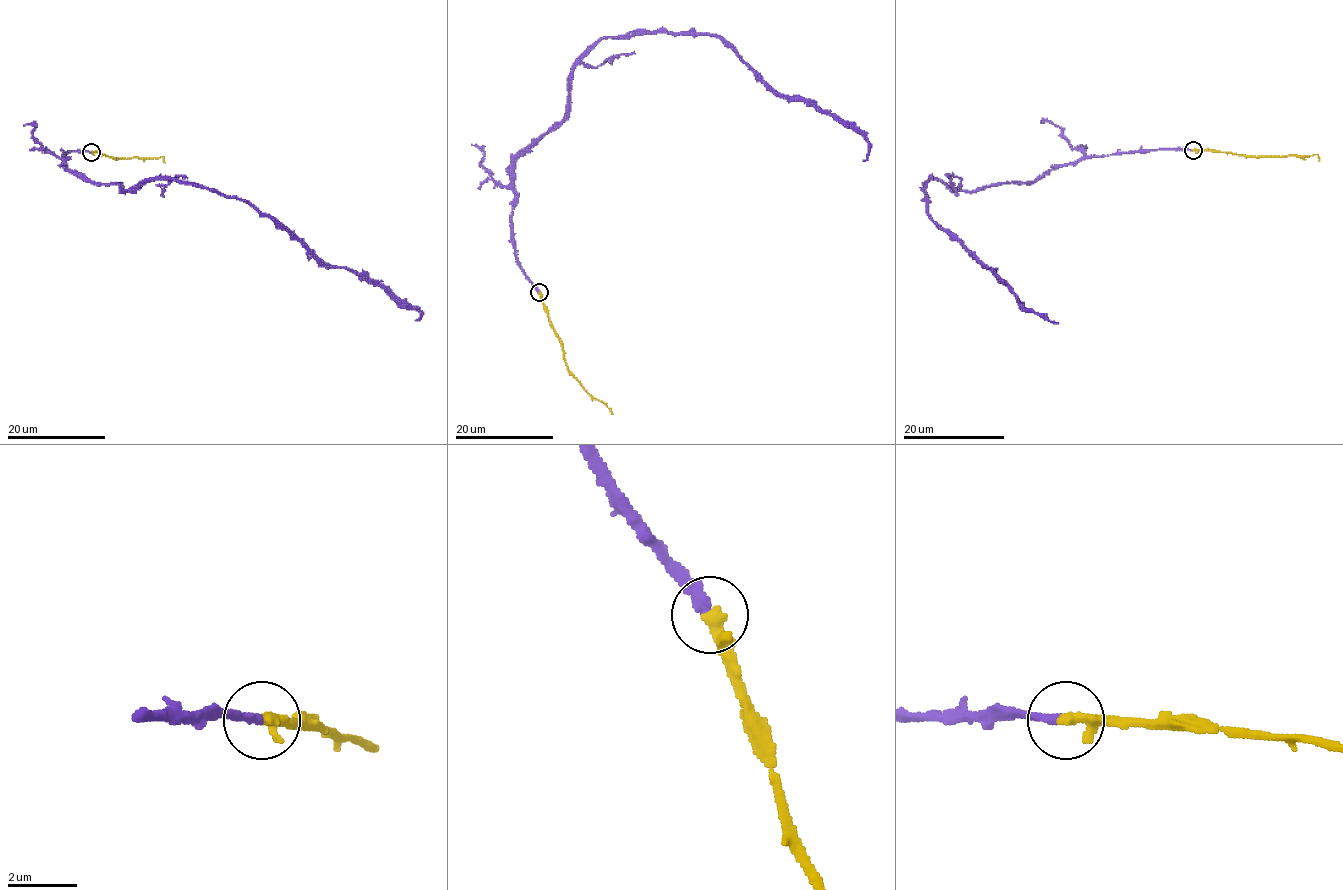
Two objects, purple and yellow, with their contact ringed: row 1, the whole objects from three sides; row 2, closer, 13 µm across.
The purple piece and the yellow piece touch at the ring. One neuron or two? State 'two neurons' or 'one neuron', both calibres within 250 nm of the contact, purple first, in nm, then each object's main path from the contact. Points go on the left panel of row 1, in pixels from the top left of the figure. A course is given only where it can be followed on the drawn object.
one neuron | 280/280 nm | purple via (90, 151), (66, 166), (124, 192), (181, 180), (247, 200), (415, 320) | yellow via (90, 151), (114, 159), (163, 156), (164, 162)

